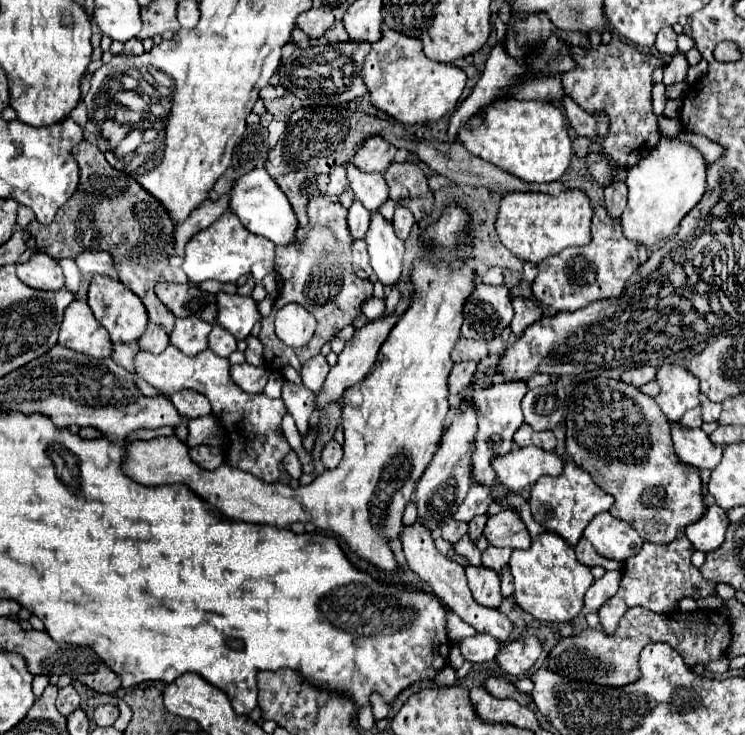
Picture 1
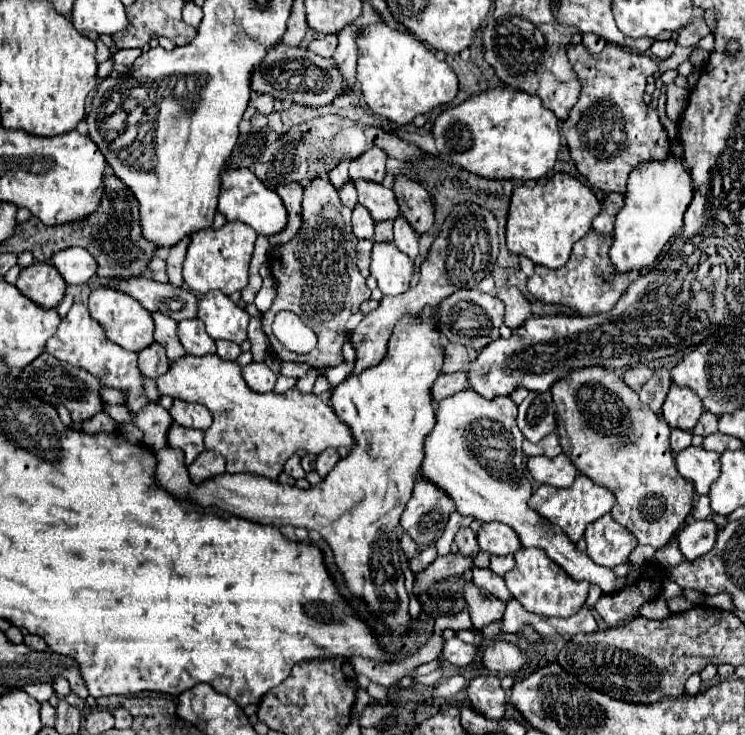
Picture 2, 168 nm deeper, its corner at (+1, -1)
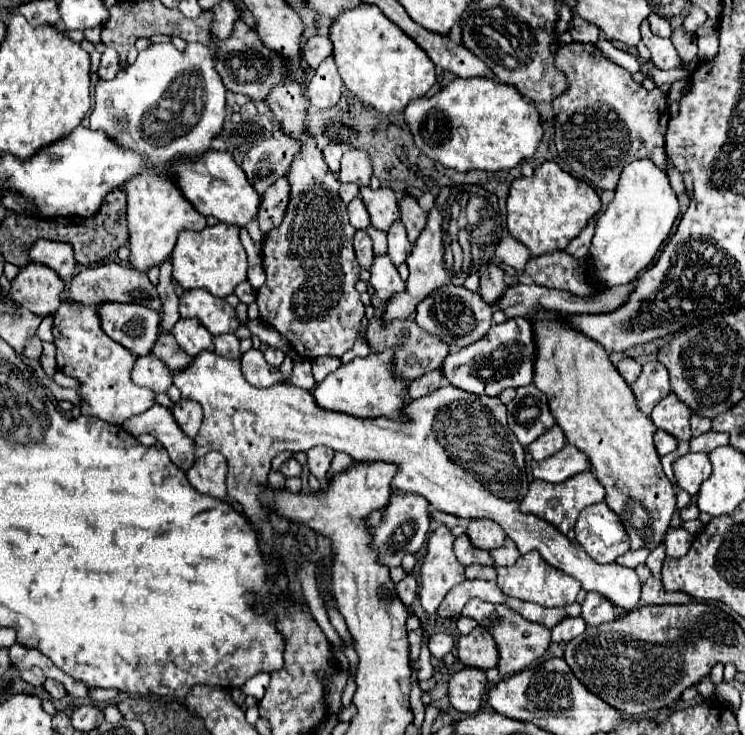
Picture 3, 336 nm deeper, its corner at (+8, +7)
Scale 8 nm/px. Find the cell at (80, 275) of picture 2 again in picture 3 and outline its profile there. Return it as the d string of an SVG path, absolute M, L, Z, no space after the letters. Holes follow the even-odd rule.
M37 239L31 247L29 259L41 265L51 267L53 271L57 271L57 275L61 279L75 275L75 251L73 245L67 241L47 241L47 239Z

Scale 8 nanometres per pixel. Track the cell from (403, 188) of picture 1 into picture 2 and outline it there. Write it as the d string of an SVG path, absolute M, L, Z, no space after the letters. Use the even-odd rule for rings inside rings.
M396 177L394 193L400 205L400 213L412 225L412 229L418 235L428 233L434 223L434 205L430 201L428 191L408 177Z

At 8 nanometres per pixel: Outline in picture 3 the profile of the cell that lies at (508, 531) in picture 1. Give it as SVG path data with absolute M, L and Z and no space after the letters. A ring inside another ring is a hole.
M473 519L469 523L469 527L467 527L467 537L471 539L471 543L475 547L491 551L491 549L497 549L499 545L503 545L503 541L505 541L507 535L491 519Z

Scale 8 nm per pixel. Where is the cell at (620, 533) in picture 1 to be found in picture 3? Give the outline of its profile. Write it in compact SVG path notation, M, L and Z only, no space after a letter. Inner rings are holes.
M589 505L575 523L577 541L597 563L613 563L629 551L629 537L619 517L605 505Z

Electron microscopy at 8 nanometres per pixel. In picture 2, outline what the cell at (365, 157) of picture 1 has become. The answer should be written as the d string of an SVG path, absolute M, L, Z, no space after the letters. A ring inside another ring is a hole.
M378 147L362 153L358 159L354 159L350 163L350 181L374 181L374 183L382 183L384 179L384 169L386 169L386 153Z

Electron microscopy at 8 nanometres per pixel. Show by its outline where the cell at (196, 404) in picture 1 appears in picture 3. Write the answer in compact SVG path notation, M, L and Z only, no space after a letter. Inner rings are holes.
M181 399L179 403L175 403L171 407L171 413L173 413L175 421L179 423L179 427L183 429L185 435L189 435L189 437L195 437L197 435L197 431L201 427L201 419L203 419L201 405L197 405L195 401Z

